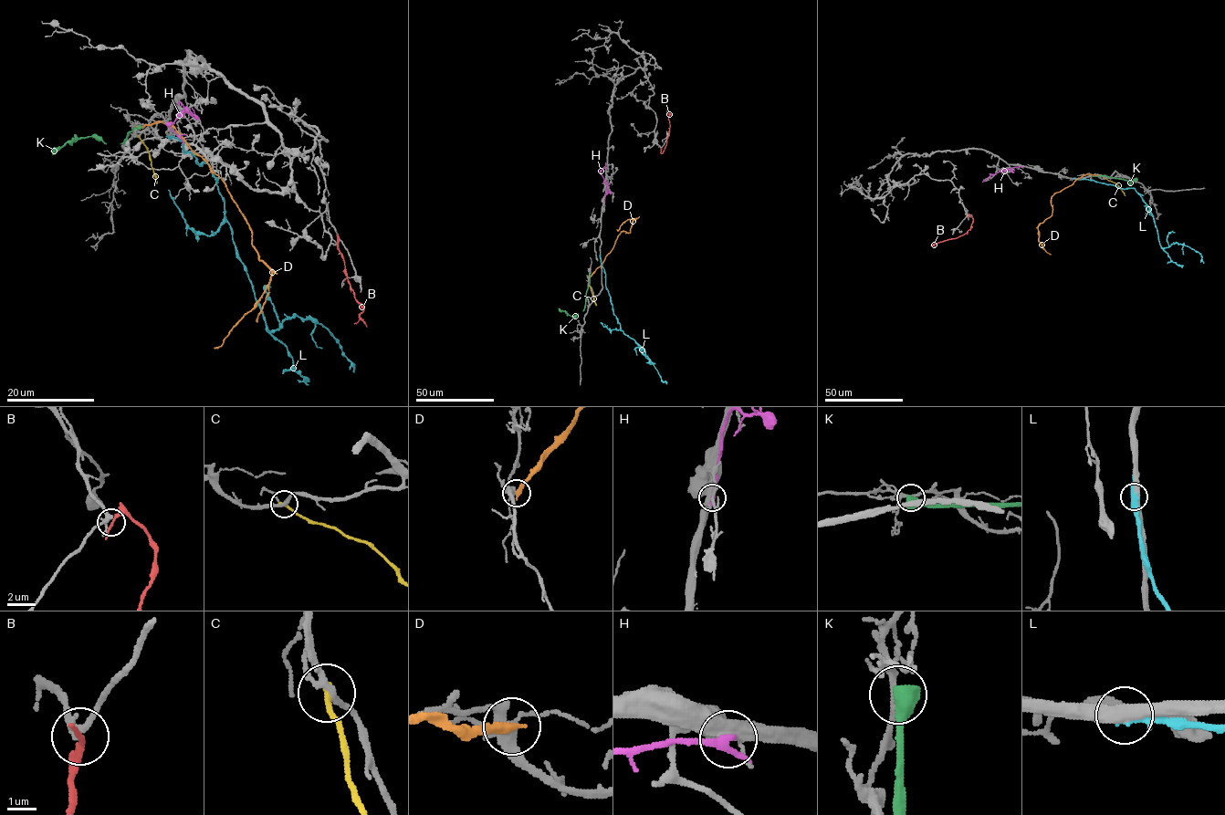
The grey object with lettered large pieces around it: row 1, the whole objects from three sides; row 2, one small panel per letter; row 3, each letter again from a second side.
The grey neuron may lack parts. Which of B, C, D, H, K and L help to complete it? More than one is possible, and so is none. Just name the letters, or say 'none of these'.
none of these

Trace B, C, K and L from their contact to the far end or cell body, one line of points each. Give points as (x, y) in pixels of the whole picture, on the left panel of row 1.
B: (339, 240), (345, 274), (353, 297), (363, 308), (359, 316), (367, 327)
C: (139, 136), (150, 155), (155, 182)
K: (138, 126), (121, 143), (104, 143), (94, 137), (86, 137), (68, 141), (51, 151)
L: (167, 136), (211, 171), (266, 328), (295, 316), (315, 319), (353, 372)

